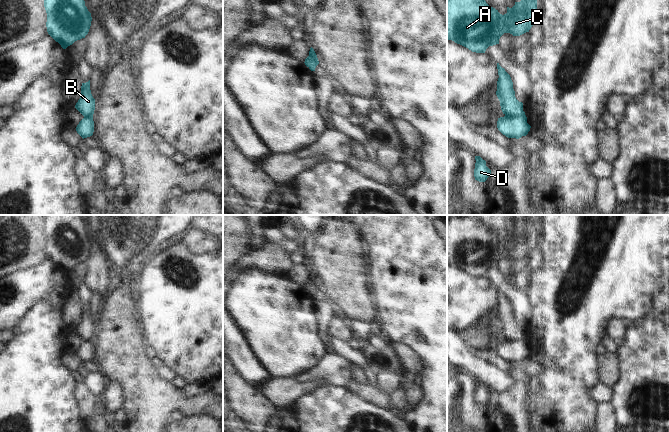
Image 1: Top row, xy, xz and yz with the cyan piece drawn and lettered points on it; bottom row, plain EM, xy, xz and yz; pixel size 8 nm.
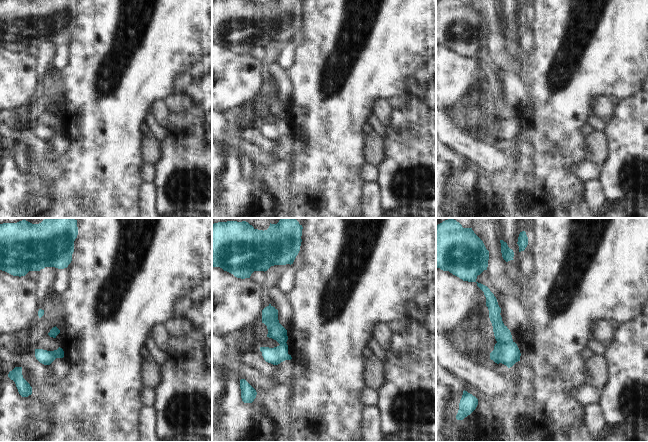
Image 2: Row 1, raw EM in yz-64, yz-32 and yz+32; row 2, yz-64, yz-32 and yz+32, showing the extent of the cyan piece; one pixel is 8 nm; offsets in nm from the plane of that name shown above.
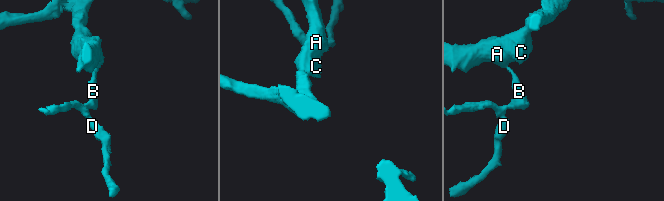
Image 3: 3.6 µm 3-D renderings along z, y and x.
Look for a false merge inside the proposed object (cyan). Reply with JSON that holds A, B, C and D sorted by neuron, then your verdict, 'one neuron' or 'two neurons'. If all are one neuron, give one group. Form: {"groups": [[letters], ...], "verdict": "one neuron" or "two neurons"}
{"groups": [["A", "B", "C"], ["D"]], "verdict": "two neurons"}

